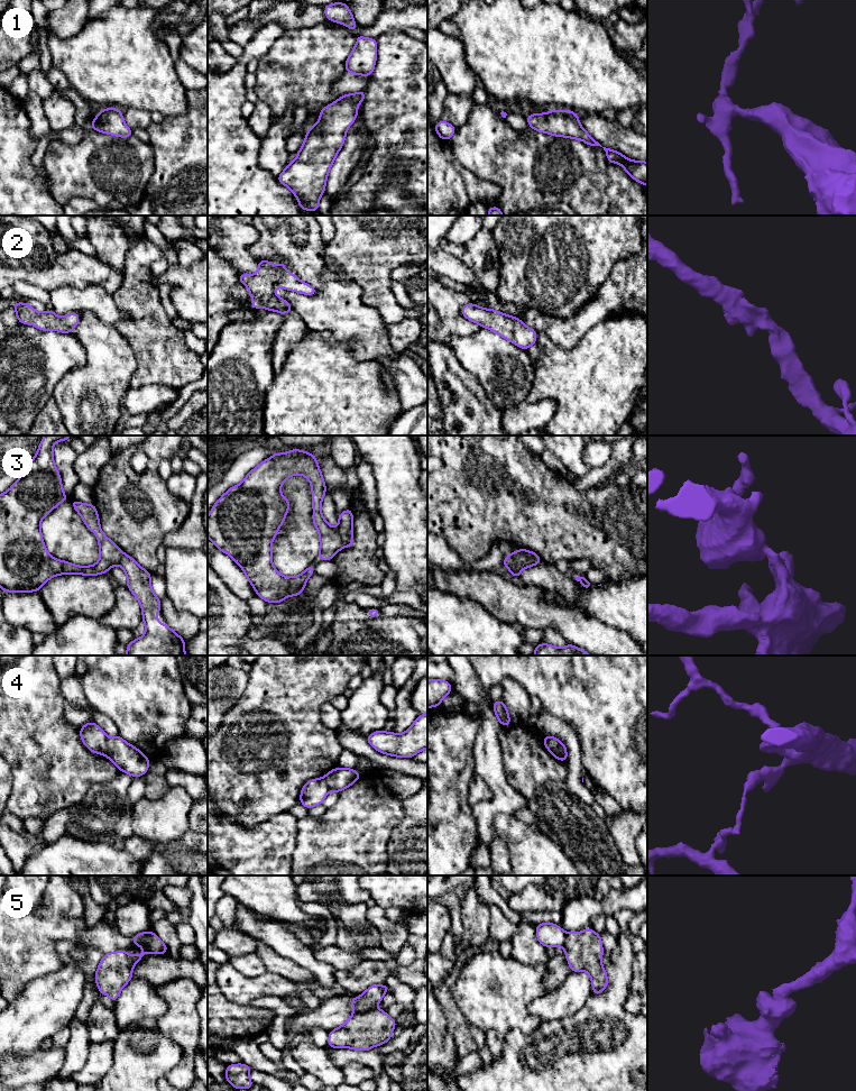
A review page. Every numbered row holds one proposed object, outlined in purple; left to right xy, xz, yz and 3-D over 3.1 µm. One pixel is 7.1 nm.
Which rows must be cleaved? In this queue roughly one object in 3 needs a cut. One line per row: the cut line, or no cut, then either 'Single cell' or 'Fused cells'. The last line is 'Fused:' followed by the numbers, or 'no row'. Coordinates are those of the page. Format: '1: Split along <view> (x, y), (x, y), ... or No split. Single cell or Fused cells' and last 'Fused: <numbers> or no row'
1: No split. Single cell
2: No split. Single cell
3: Split along xz (337, 530), (344, 546). Fused cells
4: Split along yz (557, 739), (559, 749), (567, 757). Fused cells
5: Split along xz (370, 1008), (364, 1012), (353, 1014). Fused cells
Fused: 3, 4, 5

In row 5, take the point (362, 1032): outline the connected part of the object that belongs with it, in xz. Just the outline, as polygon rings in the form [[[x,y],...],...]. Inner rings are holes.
[[[384,1009],[353,1014],[343,1025],[329,1032],[328,1047],[368,1051],[388,1042],[396,1025]]]

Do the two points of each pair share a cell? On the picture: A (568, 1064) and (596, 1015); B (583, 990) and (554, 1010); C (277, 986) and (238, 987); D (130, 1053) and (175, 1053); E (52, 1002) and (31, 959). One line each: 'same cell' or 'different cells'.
A: same cell
B: same cell
C: same cell
D: same cell
E: different cells

